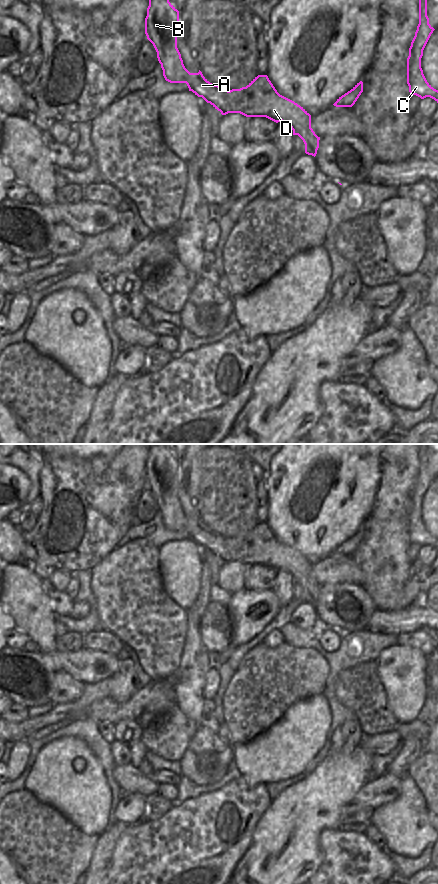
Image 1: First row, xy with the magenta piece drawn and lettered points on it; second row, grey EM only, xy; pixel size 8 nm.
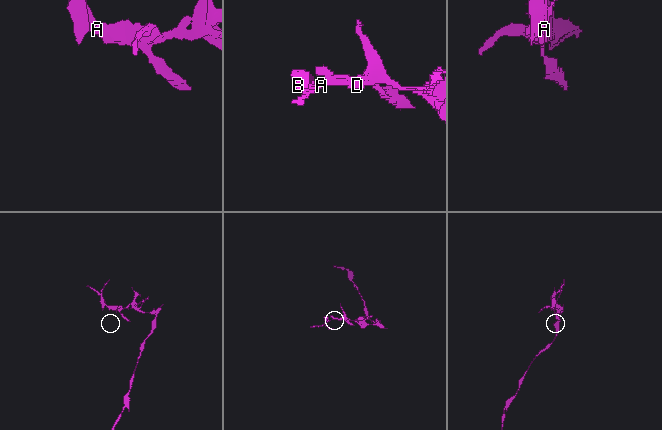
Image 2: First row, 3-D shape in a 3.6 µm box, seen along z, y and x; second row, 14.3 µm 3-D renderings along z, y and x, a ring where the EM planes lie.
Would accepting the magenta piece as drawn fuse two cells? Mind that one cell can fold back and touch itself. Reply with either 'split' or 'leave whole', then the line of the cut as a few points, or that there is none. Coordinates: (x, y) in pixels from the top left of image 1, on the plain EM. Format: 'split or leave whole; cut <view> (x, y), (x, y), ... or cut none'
leave whole; cut none

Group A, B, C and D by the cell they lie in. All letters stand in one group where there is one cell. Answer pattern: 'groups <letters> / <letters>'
groups A B C D

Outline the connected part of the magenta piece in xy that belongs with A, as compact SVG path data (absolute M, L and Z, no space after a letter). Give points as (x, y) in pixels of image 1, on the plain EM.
M149 445L149 454L145 466L145 482L157 500L157 506L166 529L186 531L189 539L192 539L198 545L202 545L222 563L240 561L246 565L266 565L276 571L282 569L293 578L293 583L298 583L303 588L305 601L316 604L320 585L311 576L311 563L294 549L280 543L267 523L258 523L246 535L228 539L210 531L200 518L198 521L190 521L185 516L177 496L178 470L179 459L169 450L169 445Z

